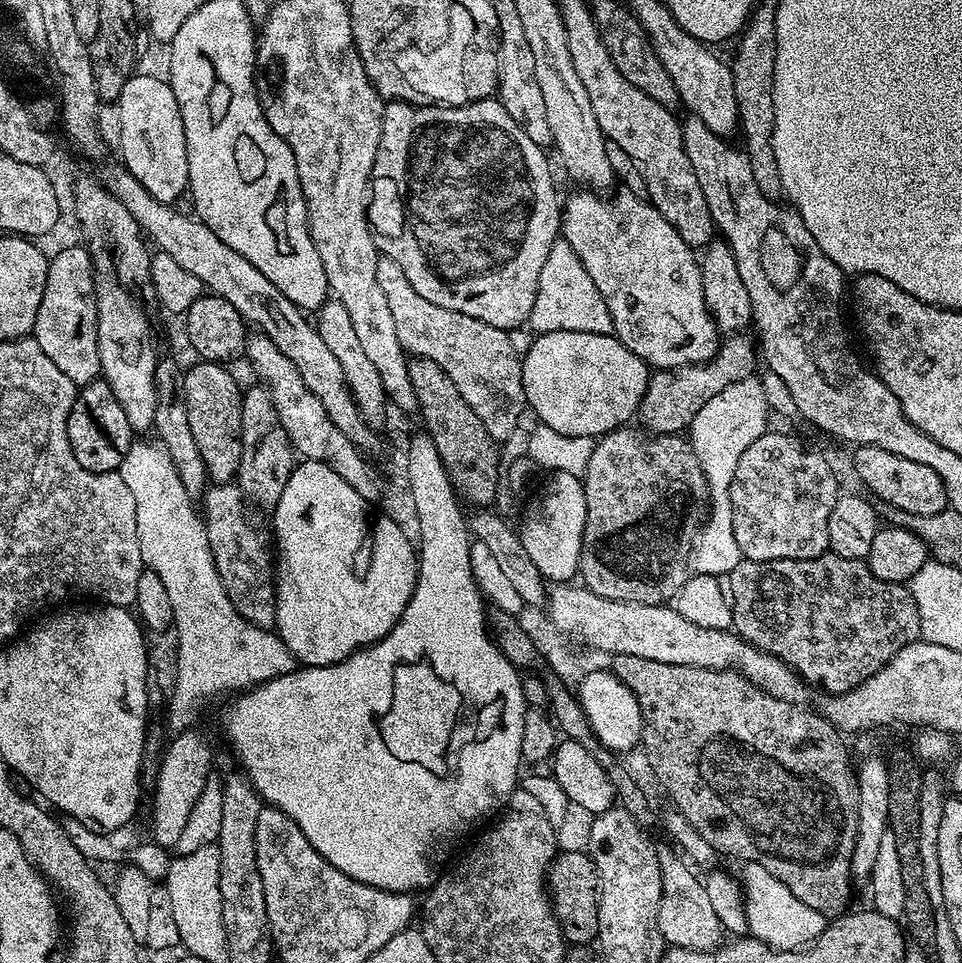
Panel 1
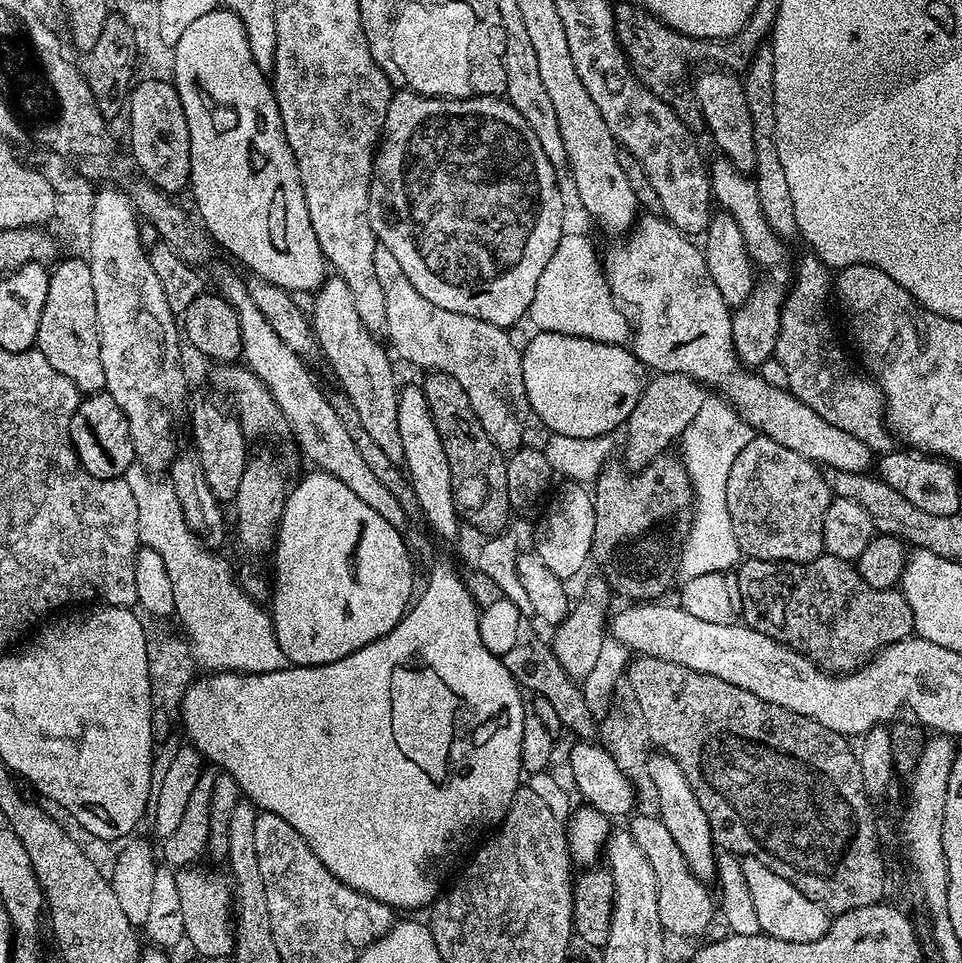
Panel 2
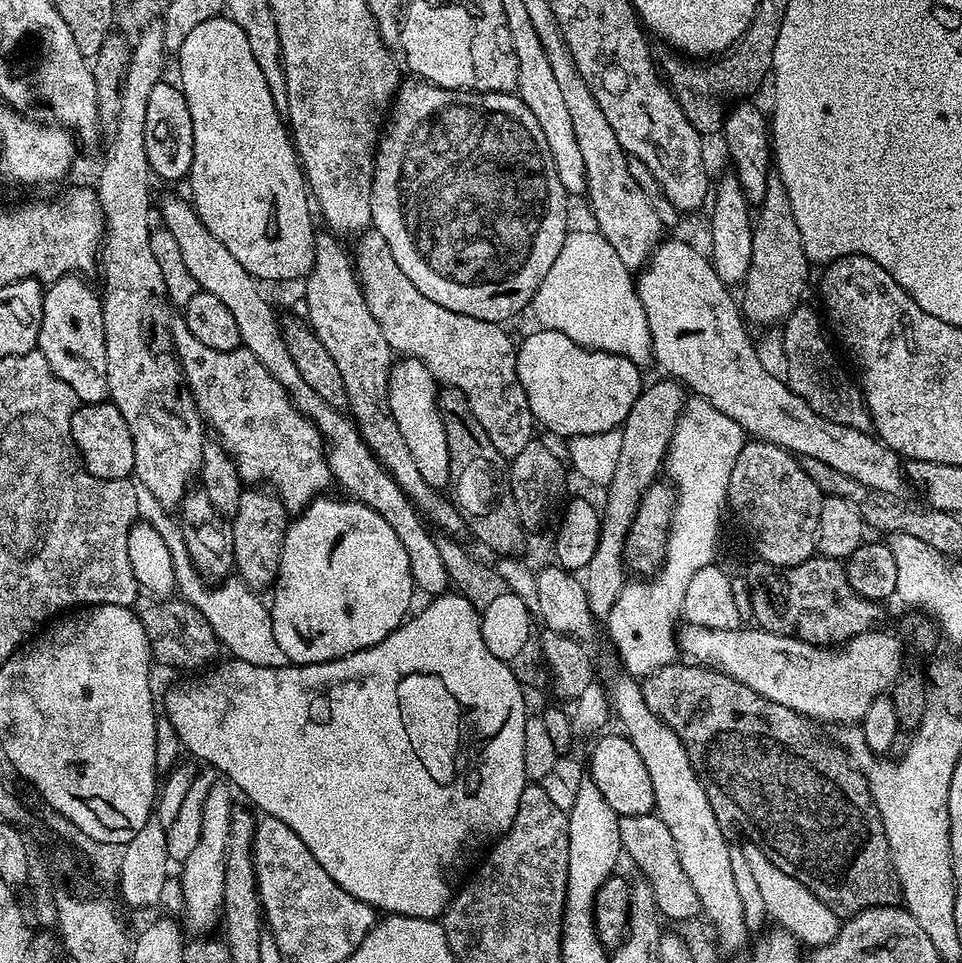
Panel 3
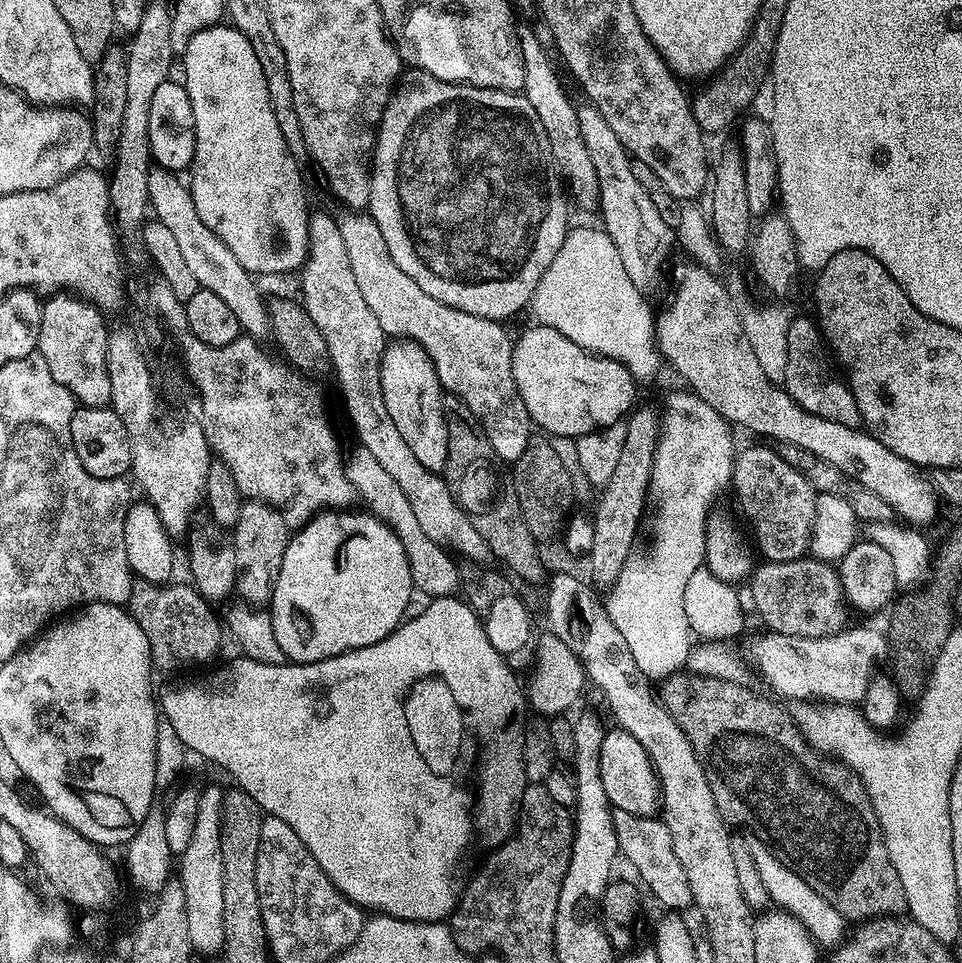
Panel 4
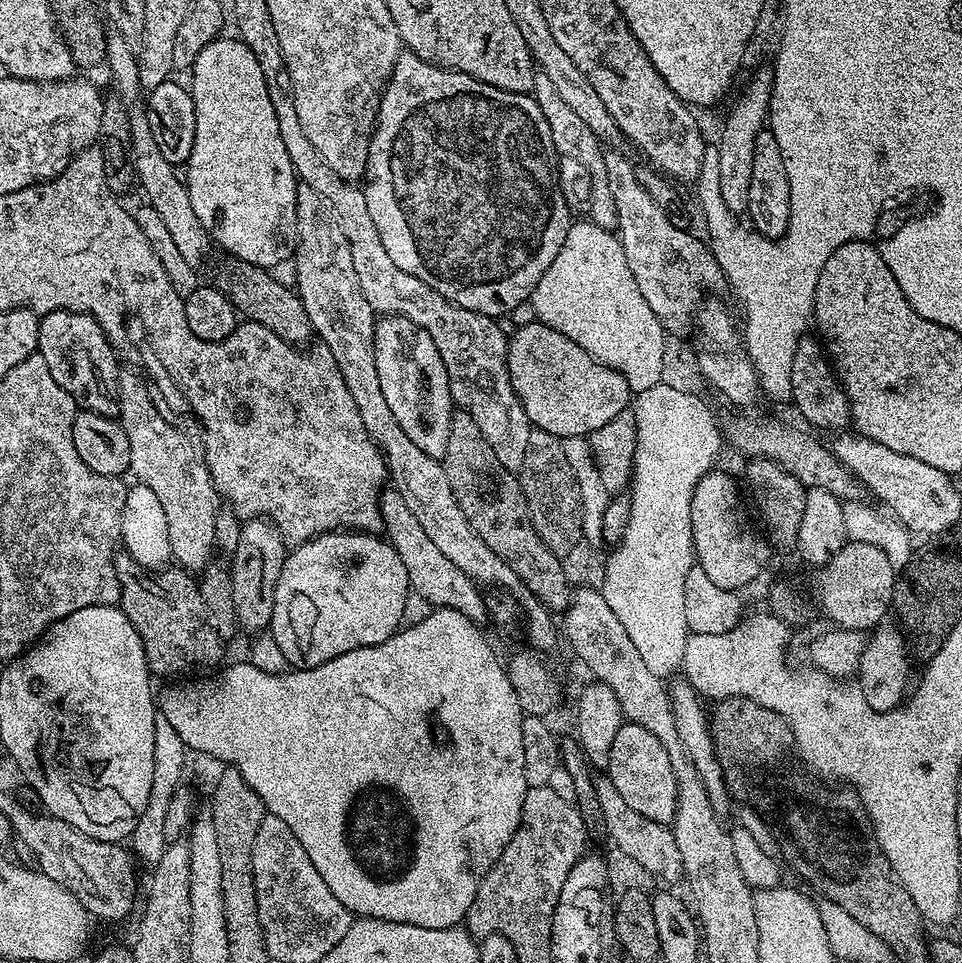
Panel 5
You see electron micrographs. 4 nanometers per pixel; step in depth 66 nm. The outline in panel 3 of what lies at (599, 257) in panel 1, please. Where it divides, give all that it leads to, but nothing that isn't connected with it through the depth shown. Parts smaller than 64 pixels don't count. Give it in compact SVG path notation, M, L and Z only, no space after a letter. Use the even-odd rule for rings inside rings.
M668 240L656 245L656 249L652 251L648 257L647 264L644 265L639 273L638 279L635 281L636 293L642 302L642 306L646 310L646 322L650 326L650 338L652 339L652 355L655 363L661 364L665 368L667 375L671 379L679 382L685 389L693 388L695 395L699 399L710 402L710 406L714 406L714 410L722 410L722 414L726 414L726 418L734 418L734 422L738 422L738 426L742 426L745 433L749 437L757 440L767 440L770 444L777 444L779 448L787 448L793 454L799 454L801 457L809 456L810 458L818 458L818 462L826 462L826 466L834 466L834 470L842 470L842 474L846 474L846 478L854 478L854 482L862 482L862 486L873 488L879 492L884 492L888 496L899 497L900 492L906 487L905 469L902 467L901 457L890 451L881 440L875 435L869 434L862 428L851 428L845 424L838 422L830 422L830 418L822 418L822 414L818 414L814 410L810 410L810 406L806 402L802 402L802 398L798 398L798 394L794 394L787 383L778 378L774 378L771 374L766 374L762 368L762 362L756 353L756 344L748 338L746 329L746 321L742 315L741 305L731 296L729 285L723 284L718 278L718 274L714 270L711 259L707 255L704 256L696 248L691 248L684 240Z

